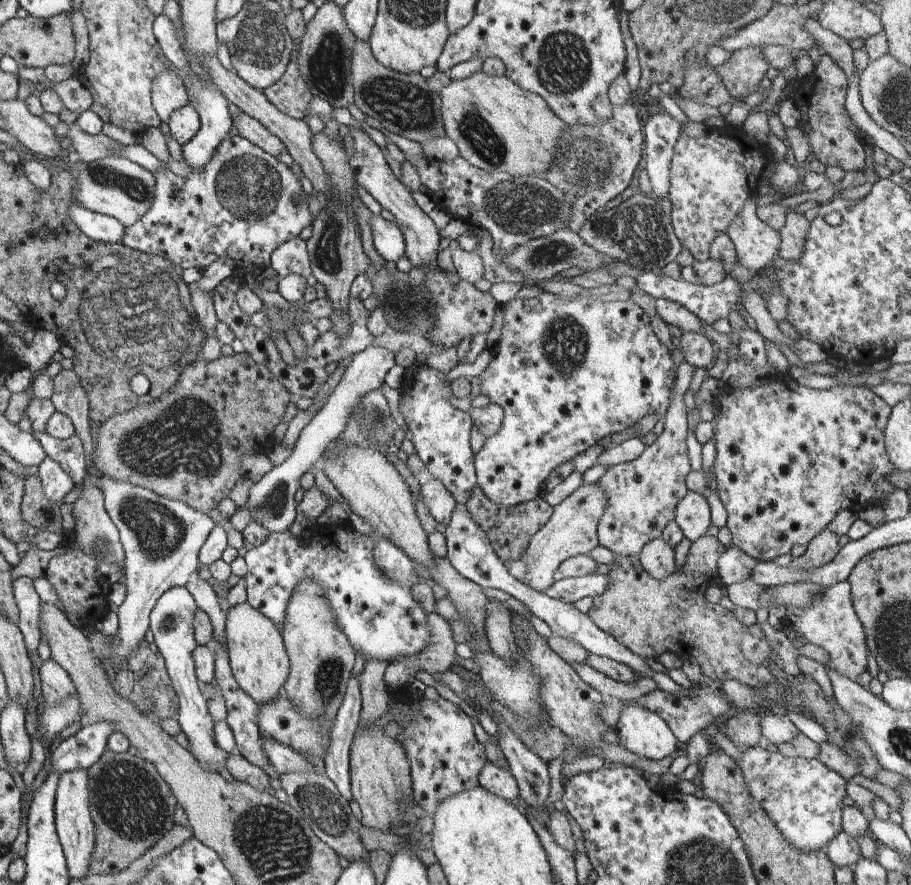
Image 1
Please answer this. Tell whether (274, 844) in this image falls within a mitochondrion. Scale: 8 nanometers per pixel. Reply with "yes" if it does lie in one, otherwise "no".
yes

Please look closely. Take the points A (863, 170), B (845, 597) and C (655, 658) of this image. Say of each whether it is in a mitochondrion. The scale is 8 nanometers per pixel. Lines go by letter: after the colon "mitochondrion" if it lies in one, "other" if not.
A: other
B: other
C: other

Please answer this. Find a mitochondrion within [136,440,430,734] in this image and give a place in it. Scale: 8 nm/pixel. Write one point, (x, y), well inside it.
(327, 679)

